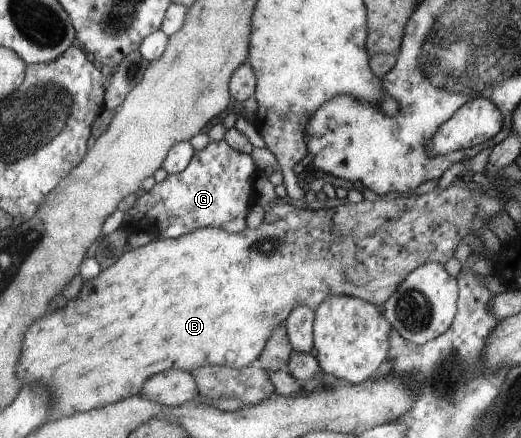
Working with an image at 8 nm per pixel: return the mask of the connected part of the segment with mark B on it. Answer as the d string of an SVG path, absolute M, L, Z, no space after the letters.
M464 183L463 185L449 185L445 190L435 188L427 194L410 197L409 194L393 200L376 200L345 204L331 208L331 210L308 210L294 207L289 200L280 200L266 208L264 219L256 230L247 227L243 232L230 233L215 227L201 227L185 233L181 237L172 239L153 239L146 245L126 250L122 257L104 268L95 278L87 280L73 300L69 300L61 310L47 314L45 318L37 318L33 322L33 330L25 334L25 358L21 358L17 372L25 383L43 383L52 387L52 394L56 395L56 404L52 406L52 414L48 420L57 420L71 416L73 413L82 413L116 403L117 401L139 394L144 382L149 376L169 369L192 371L203 365L223 365L240 369L253 364L263 352L267 340L275 332L276 326L287 321L297 305L307 305L312 309L328 300L333 295L349 295L365 299L374 305L383 305L399 288L412 270L429 261L437 261L442 265L455 254L462 238L470 230L480 234L479 229L487 227L491 218L497 213L505 212L503 204L498 198L492 198L480 190Z

